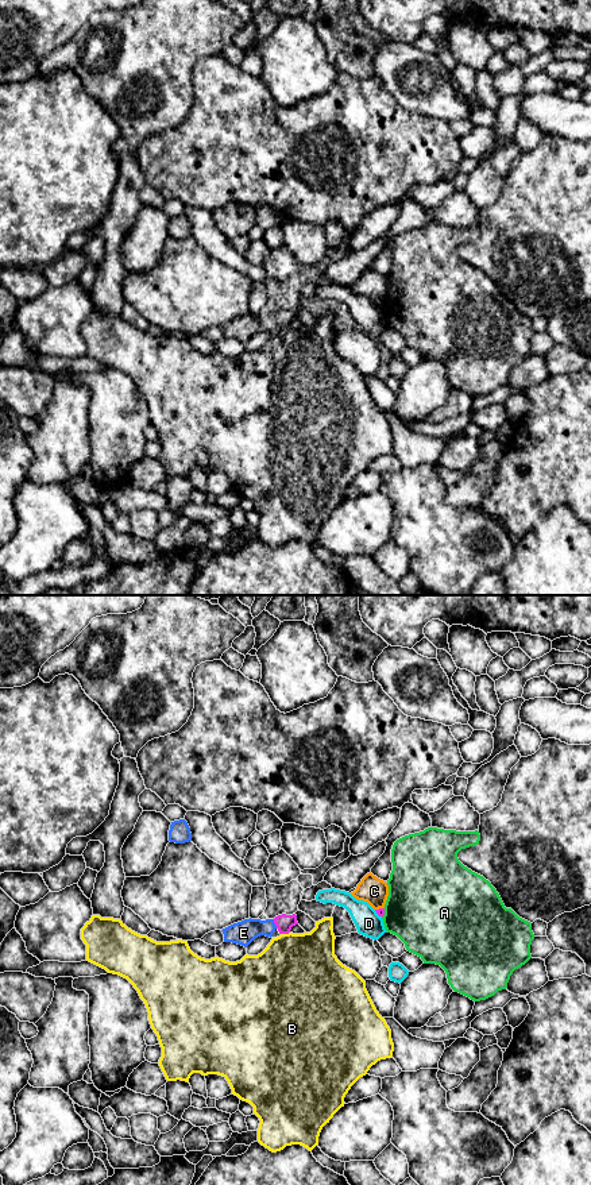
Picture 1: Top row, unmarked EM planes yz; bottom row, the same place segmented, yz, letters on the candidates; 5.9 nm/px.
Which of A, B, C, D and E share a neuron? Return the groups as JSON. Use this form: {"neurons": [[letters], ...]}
{"neurons": [["A"], ["B"], ["C"], ["D"], ["E"]]}

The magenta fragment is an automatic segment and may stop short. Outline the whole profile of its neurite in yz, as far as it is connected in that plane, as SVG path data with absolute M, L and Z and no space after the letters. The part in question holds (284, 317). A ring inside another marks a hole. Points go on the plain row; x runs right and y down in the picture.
M278 310L274 314L244 314L223 324L224 337L232 337L247 343L255 333L260 331L273 332L275 325L279 329L289 329L291 323L298 320L297 310Z

